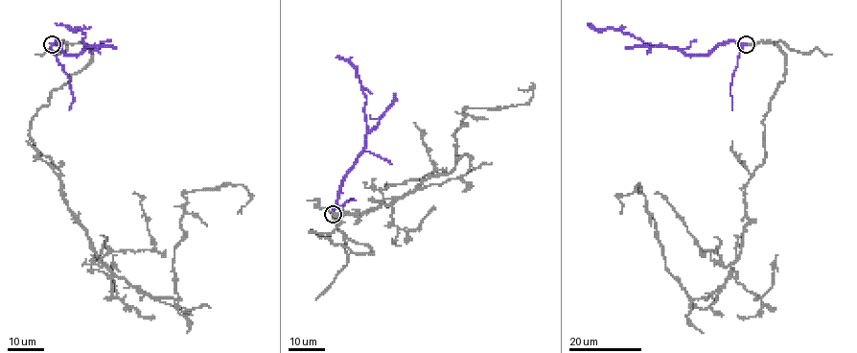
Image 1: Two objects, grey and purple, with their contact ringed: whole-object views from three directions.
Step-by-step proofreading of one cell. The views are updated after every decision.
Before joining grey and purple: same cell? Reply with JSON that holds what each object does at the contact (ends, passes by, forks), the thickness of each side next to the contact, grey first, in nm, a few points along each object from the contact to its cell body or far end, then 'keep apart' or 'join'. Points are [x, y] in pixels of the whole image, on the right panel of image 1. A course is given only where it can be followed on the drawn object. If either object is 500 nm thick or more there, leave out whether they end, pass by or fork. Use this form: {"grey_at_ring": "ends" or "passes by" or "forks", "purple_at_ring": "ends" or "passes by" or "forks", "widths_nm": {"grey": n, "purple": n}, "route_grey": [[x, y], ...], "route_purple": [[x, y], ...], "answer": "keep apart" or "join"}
{"grey_at_ring": "ends", "purple_at_ring": "passes by", "widths_nm": {"grey": 320, "purple": 300}, "route_grey": [[746, 43], [775, 42], [784, 80], [725, 284], [687, 294], [637, 183], [620, 213]], "route_purple": [[746, 43], [726, 41], [707, 54], [686, 55], [679, 49], [645, 43], [610, 27], [596, 30], [590, 23]], "answer": "join"}

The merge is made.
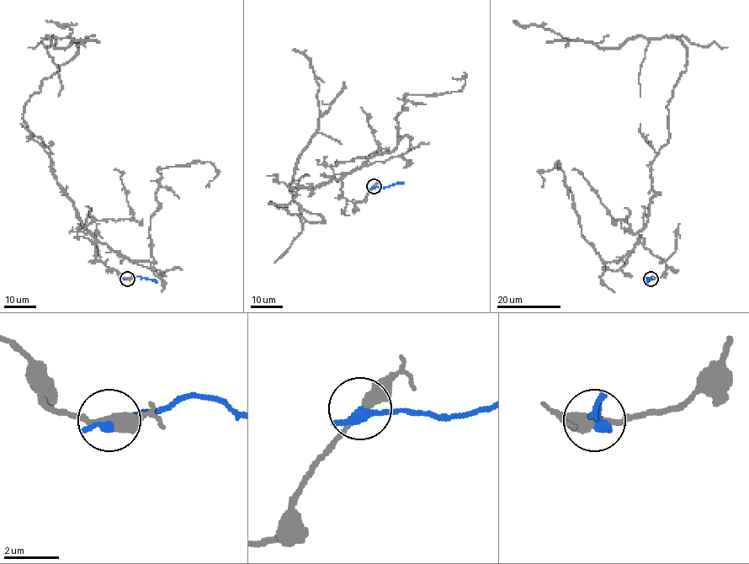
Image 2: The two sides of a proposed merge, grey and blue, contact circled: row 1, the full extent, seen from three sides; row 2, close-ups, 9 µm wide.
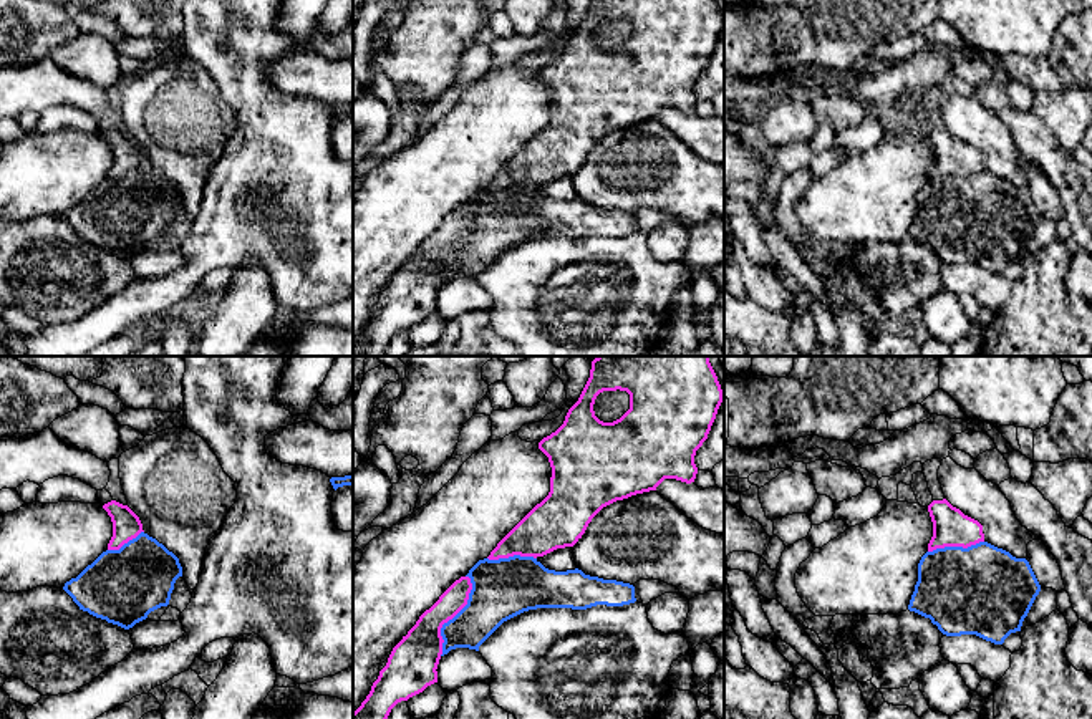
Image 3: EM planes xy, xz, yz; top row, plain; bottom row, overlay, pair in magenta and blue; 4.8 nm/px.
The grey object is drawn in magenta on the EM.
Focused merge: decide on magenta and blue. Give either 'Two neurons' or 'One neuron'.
Two neurons

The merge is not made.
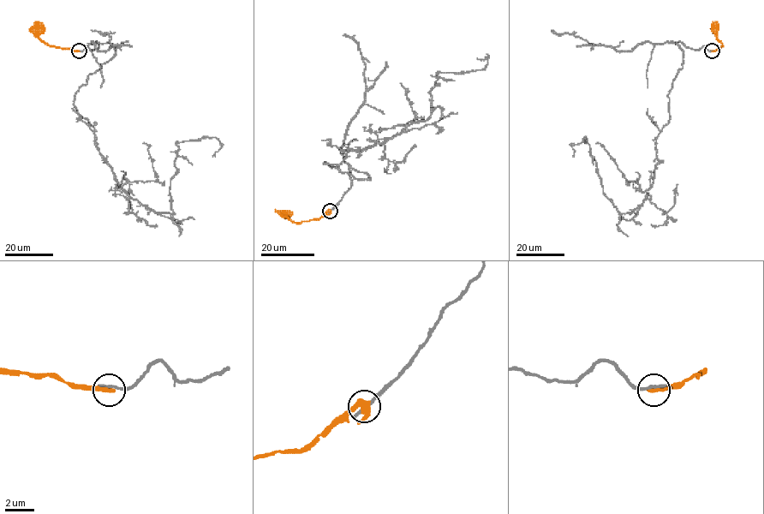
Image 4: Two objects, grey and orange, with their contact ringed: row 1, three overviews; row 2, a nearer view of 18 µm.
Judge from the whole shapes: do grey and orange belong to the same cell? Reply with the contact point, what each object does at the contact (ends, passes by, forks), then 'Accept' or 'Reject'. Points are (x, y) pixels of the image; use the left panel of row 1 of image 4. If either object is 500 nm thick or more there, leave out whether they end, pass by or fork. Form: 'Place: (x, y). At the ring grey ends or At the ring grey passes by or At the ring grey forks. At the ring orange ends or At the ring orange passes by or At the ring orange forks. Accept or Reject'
Place: (79, 50). At the ring grey ends. At the ring orange passes by. Reject

